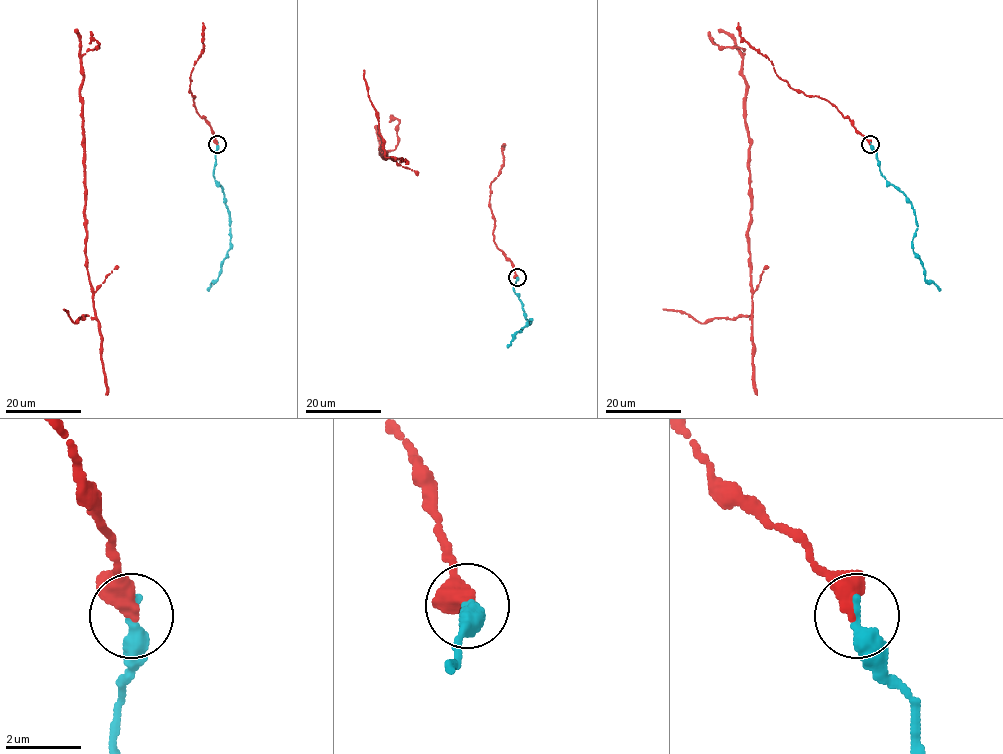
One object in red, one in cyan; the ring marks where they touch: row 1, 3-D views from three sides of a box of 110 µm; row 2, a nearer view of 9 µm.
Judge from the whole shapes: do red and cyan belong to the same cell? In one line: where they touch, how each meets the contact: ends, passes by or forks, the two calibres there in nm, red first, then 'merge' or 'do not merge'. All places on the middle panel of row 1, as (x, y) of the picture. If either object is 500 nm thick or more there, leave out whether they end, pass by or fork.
place (517, 277); red ends; cyan ends; calibres 480 and 380 nm; merge

